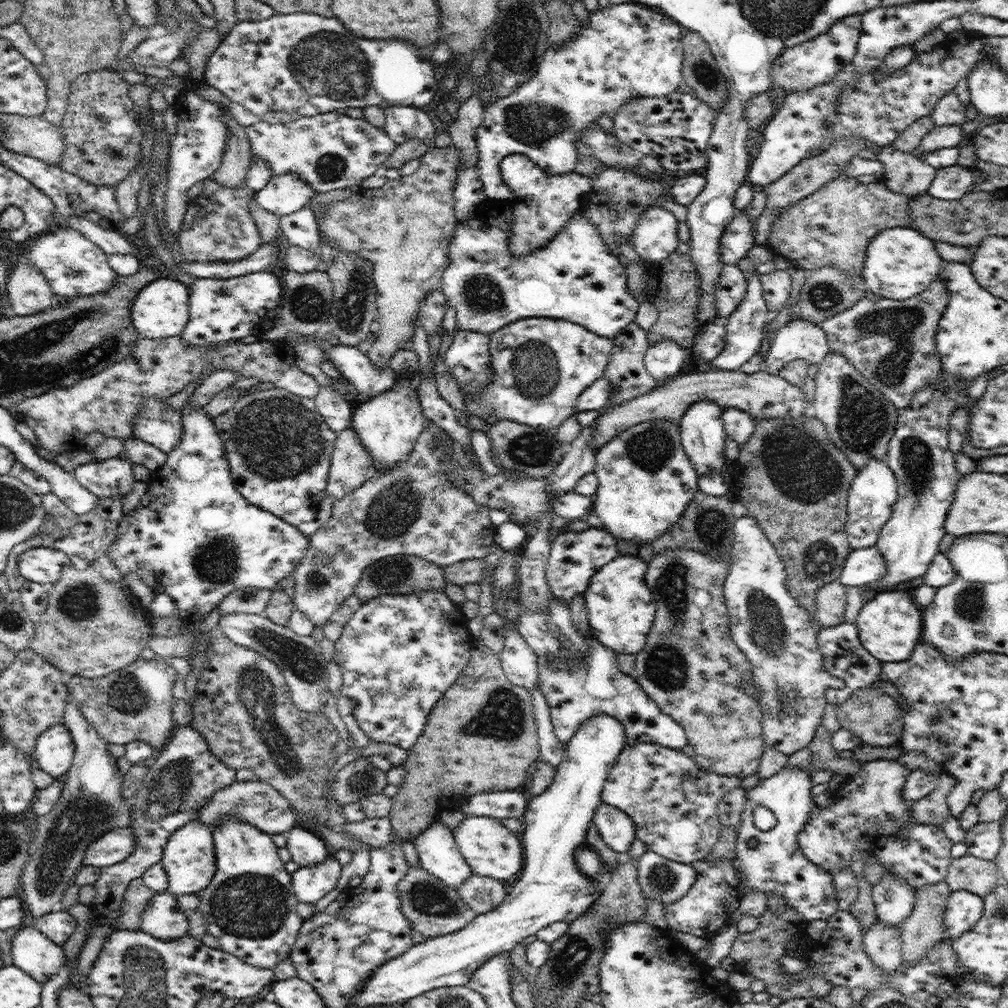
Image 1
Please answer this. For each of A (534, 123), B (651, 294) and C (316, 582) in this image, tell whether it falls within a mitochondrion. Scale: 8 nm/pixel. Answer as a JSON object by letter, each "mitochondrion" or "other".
{"A":"mitochondrion","B":"other","C":"mitochondrion"}

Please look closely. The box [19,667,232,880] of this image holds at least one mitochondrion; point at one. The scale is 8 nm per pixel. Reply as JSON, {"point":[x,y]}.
{"point":[167,789]}

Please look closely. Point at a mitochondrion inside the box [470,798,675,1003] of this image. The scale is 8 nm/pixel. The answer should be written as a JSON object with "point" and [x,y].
{"point":[566,963]}

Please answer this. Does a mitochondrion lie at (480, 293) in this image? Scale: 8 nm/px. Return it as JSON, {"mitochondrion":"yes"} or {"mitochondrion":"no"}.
{"mitochondrion":"yes"}

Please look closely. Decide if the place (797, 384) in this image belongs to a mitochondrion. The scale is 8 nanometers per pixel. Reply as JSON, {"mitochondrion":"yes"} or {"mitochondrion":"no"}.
{"mitochondrion":"no"}

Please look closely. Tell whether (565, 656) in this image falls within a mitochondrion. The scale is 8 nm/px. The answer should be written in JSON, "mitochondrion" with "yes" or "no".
{"mitochondrion":"yes"}

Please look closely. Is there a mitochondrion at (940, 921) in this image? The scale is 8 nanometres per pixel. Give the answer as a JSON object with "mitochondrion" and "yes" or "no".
{"mitochondrion":"no"}

